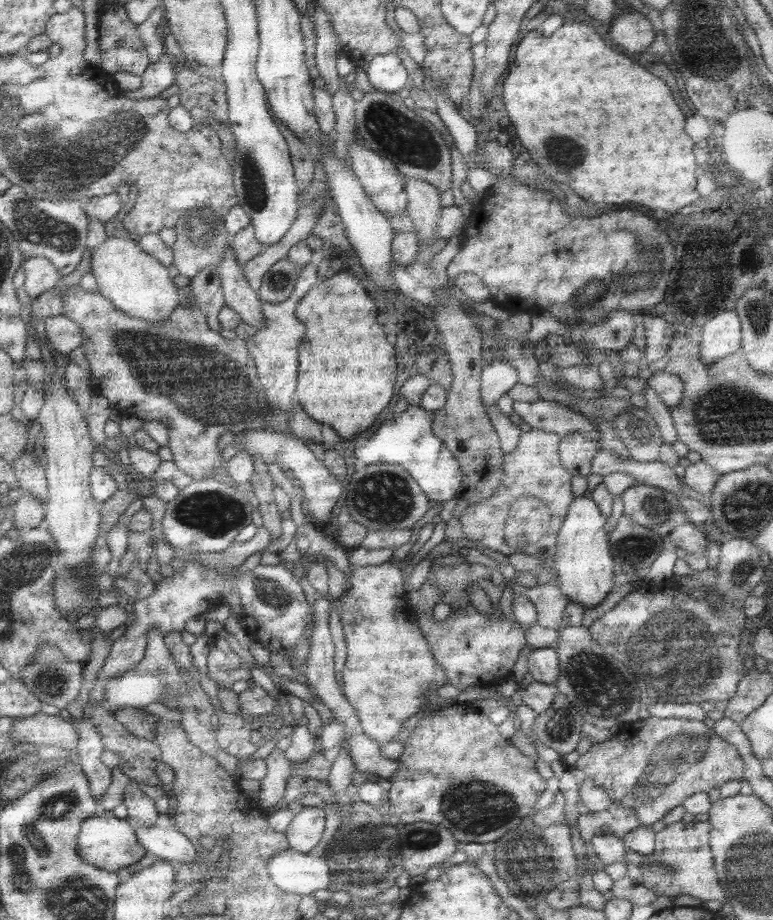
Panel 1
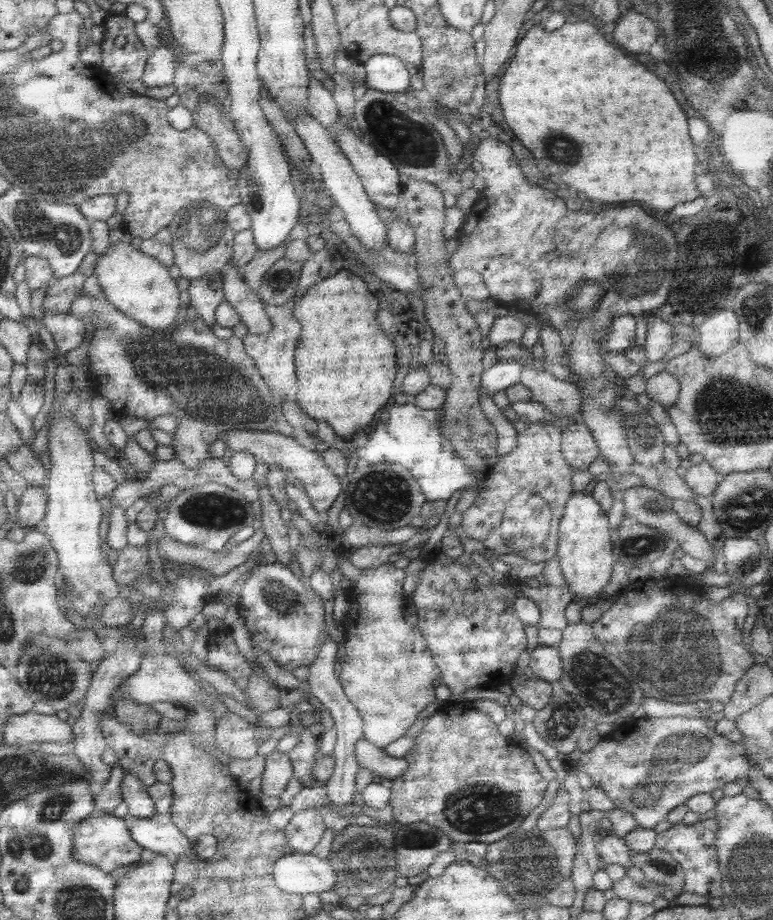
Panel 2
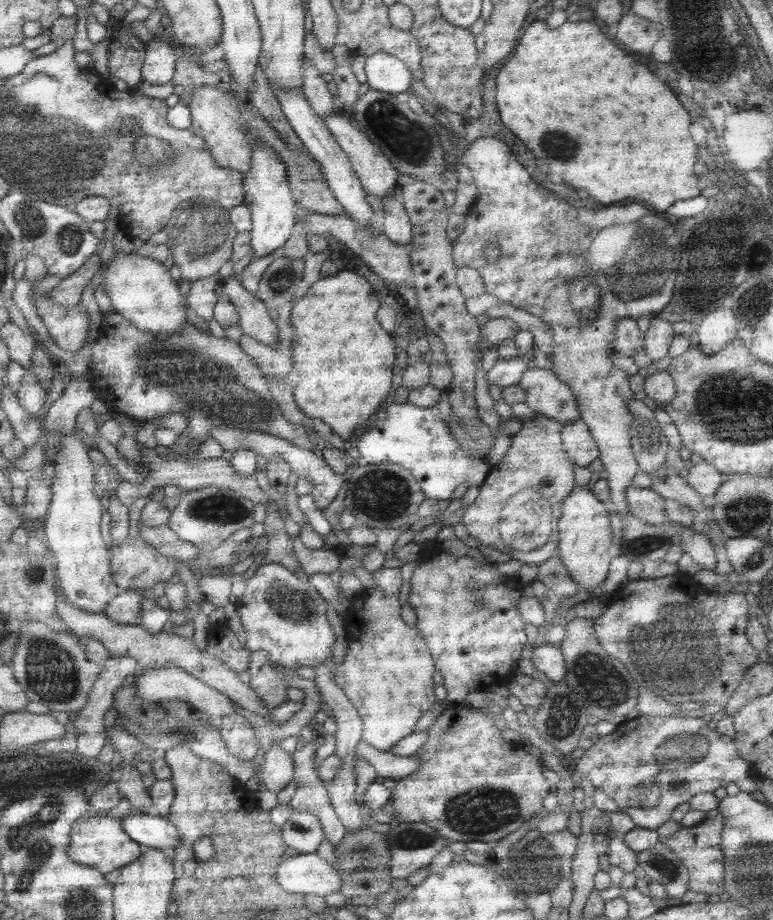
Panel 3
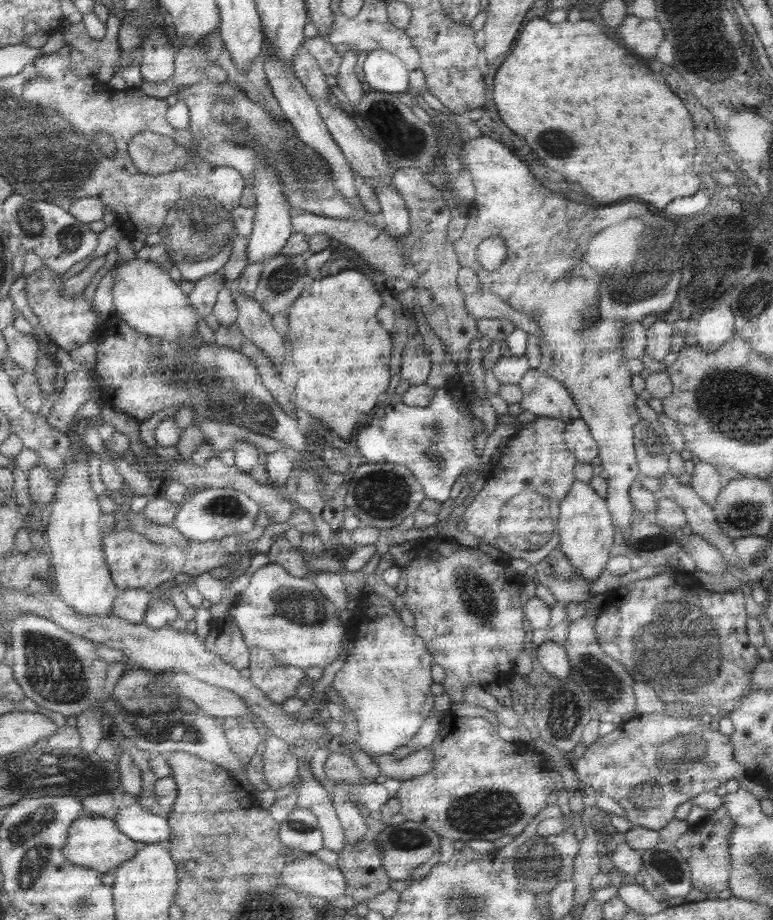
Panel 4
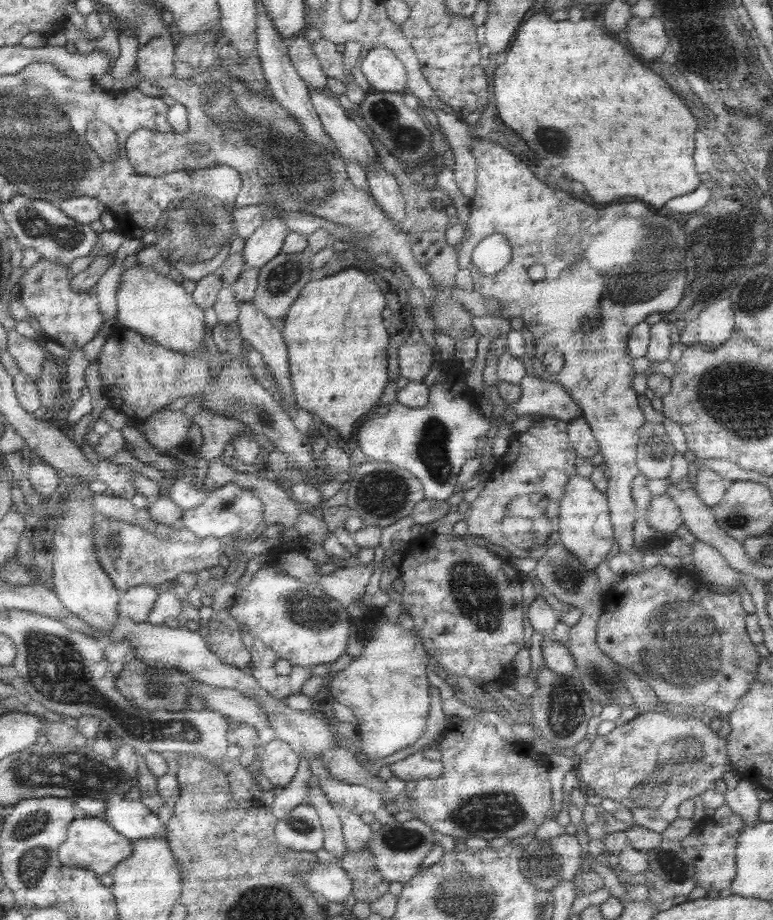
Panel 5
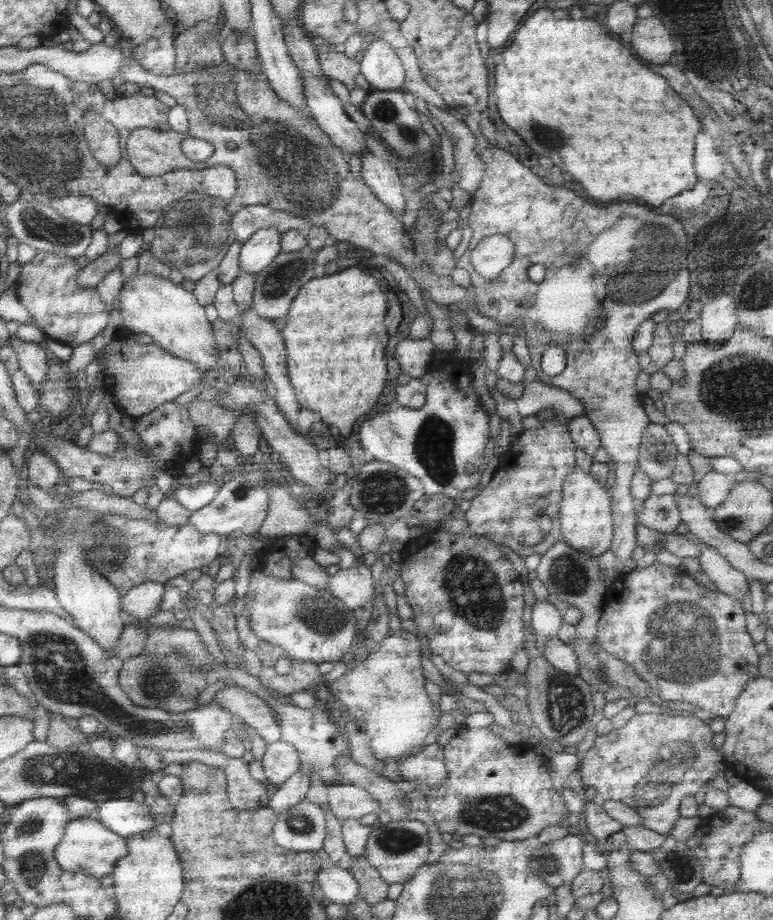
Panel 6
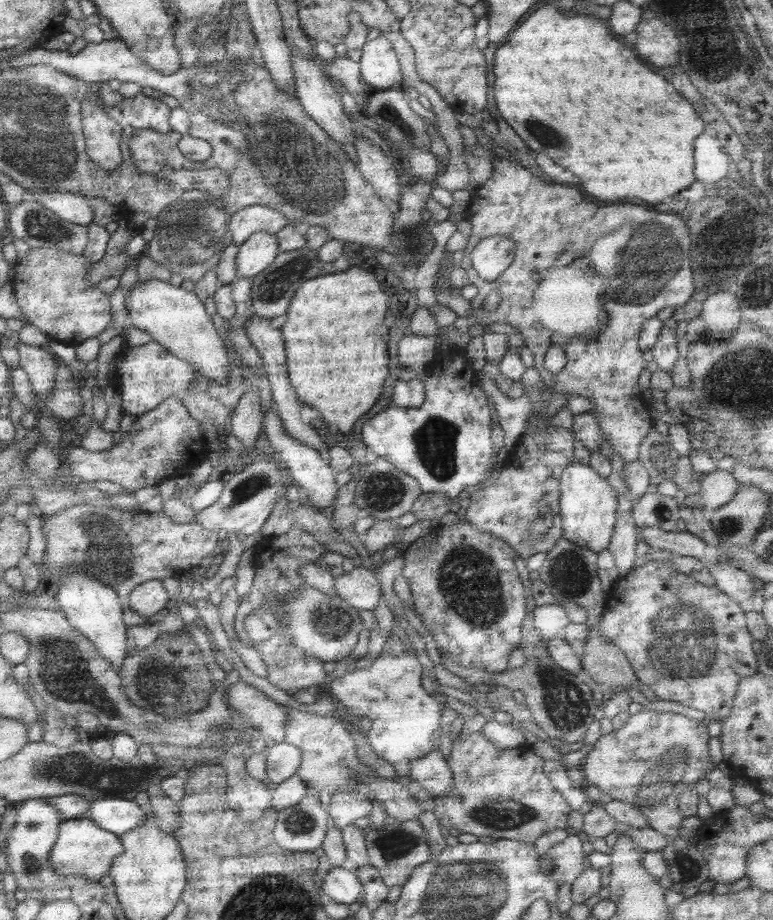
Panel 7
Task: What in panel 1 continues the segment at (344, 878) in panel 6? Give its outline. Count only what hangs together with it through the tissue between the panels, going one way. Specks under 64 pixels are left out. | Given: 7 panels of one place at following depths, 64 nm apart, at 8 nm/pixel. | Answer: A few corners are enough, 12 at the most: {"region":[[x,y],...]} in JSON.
{"region":[[283,850],[267,862],[273,886],[287,896],[327,890],[325,858]]}

